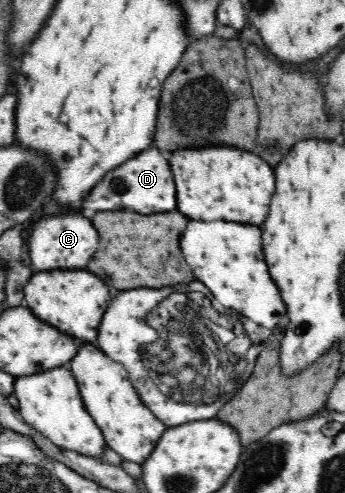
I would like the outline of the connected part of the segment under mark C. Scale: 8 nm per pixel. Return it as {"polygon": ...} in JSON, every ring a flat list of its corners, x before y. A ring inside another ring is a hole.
{"polygon":[[53,215,45,217,33,227,29,239,29,255,35,271,53,271,53,269,85,269,93,253,99,247,99,237,89,219,81,215]]}

